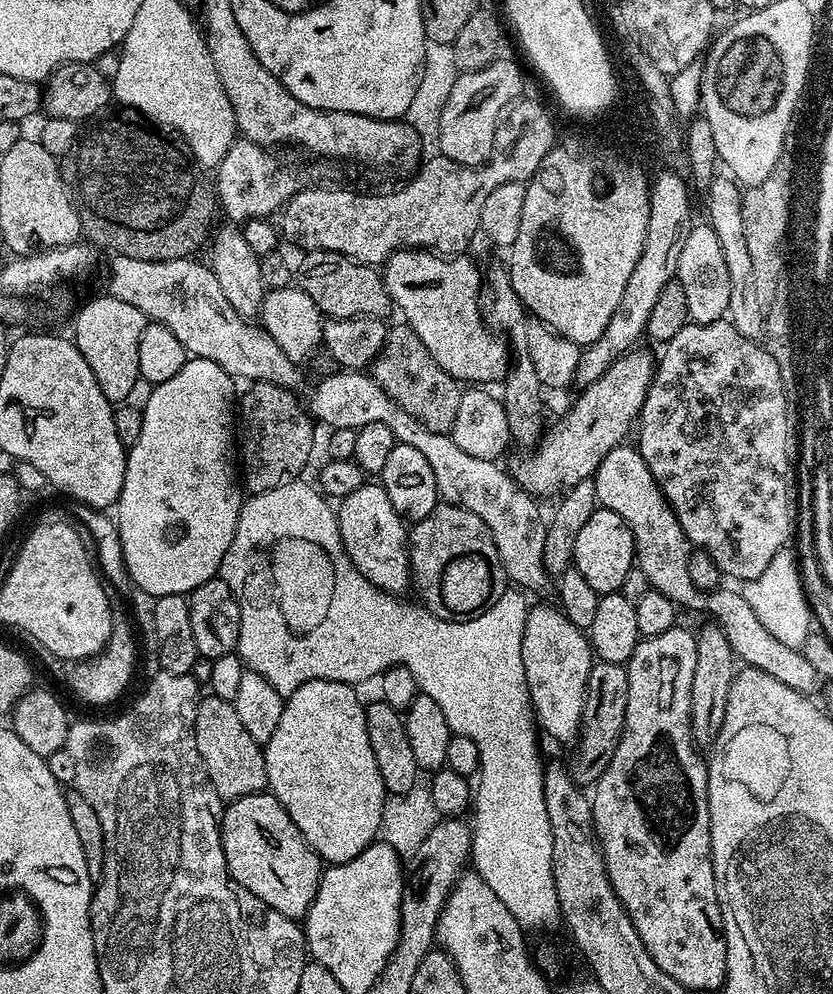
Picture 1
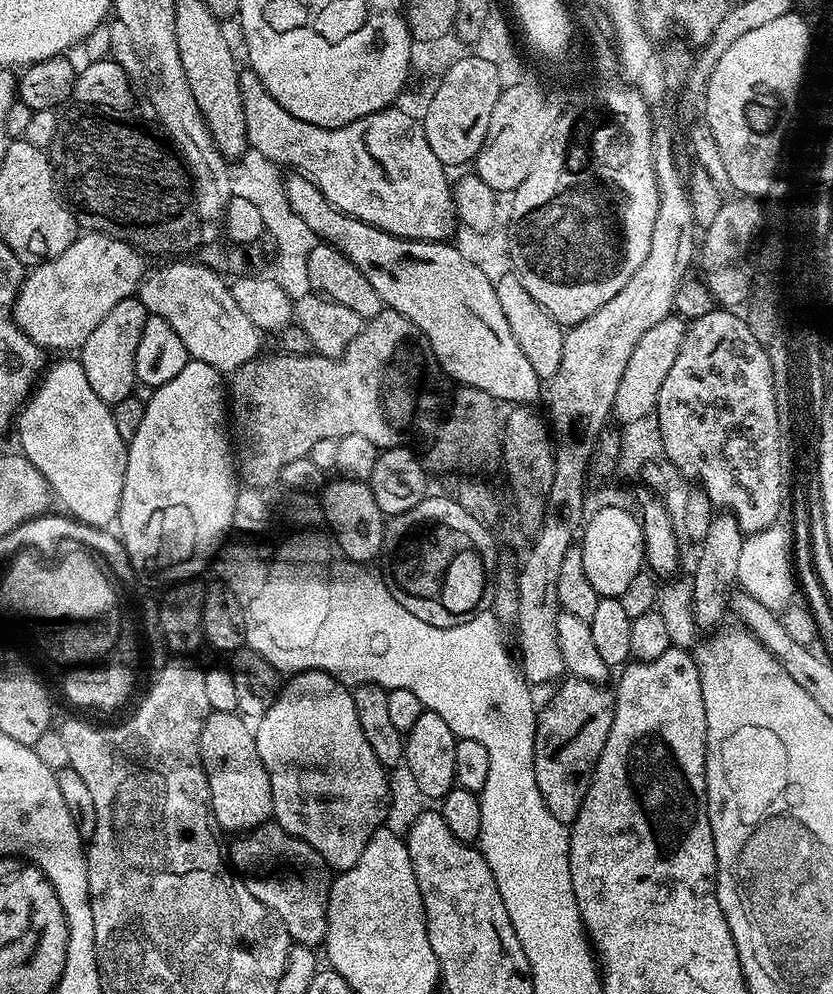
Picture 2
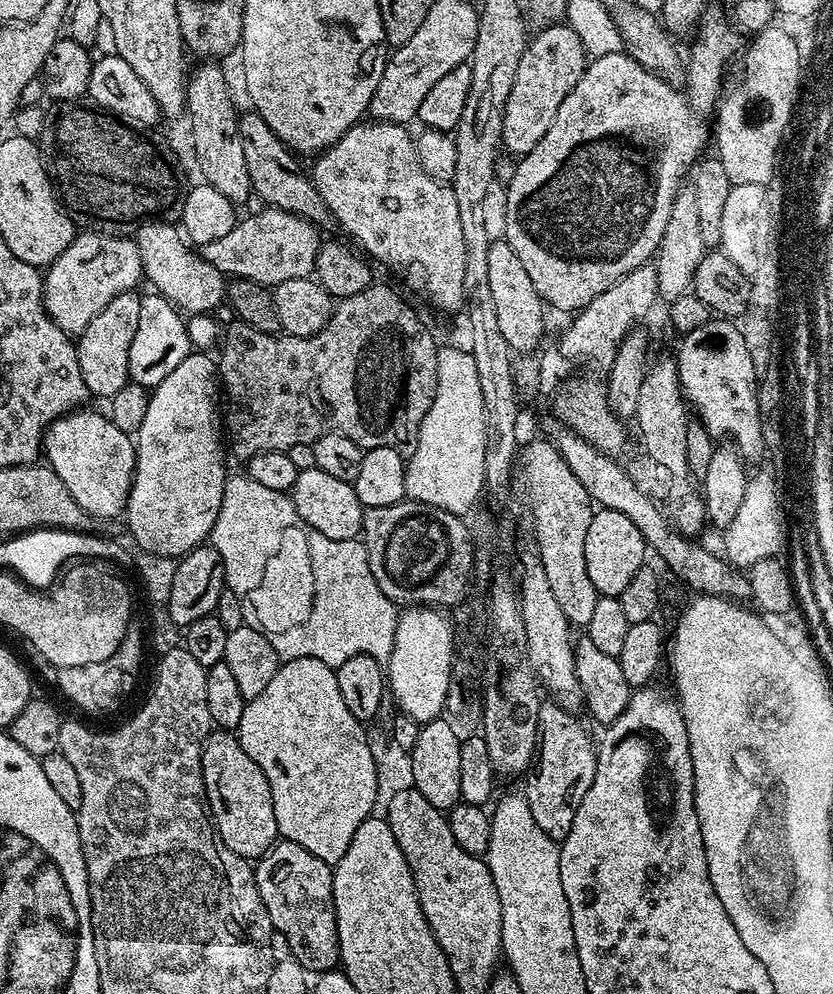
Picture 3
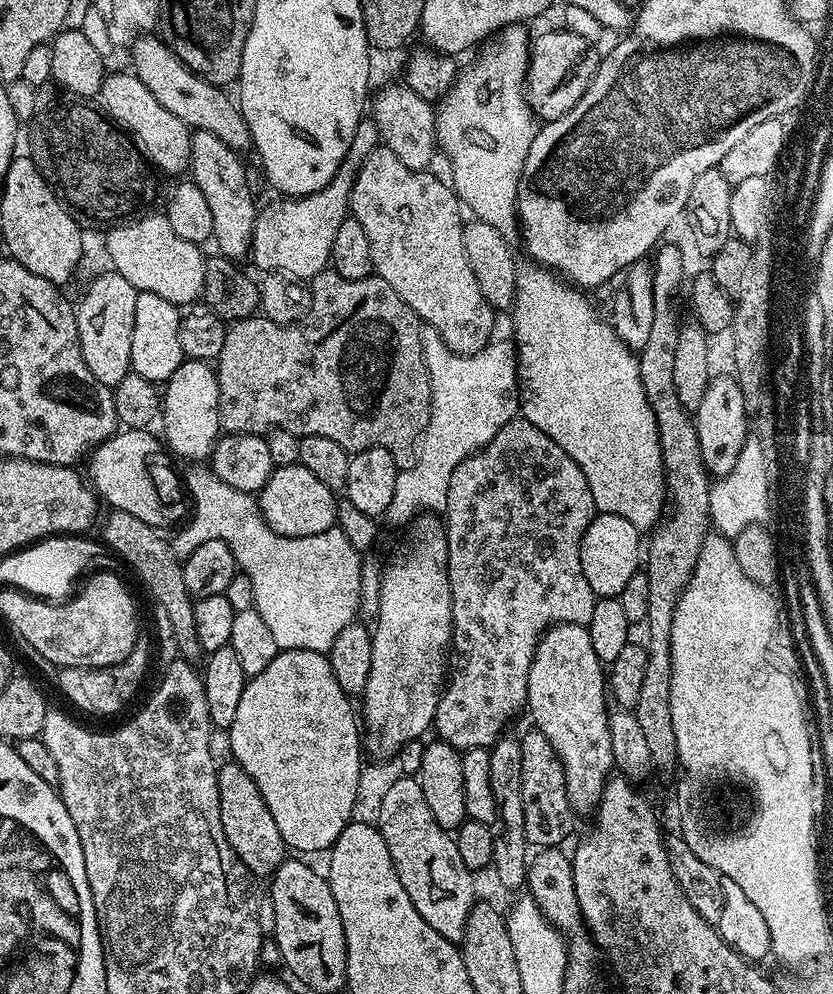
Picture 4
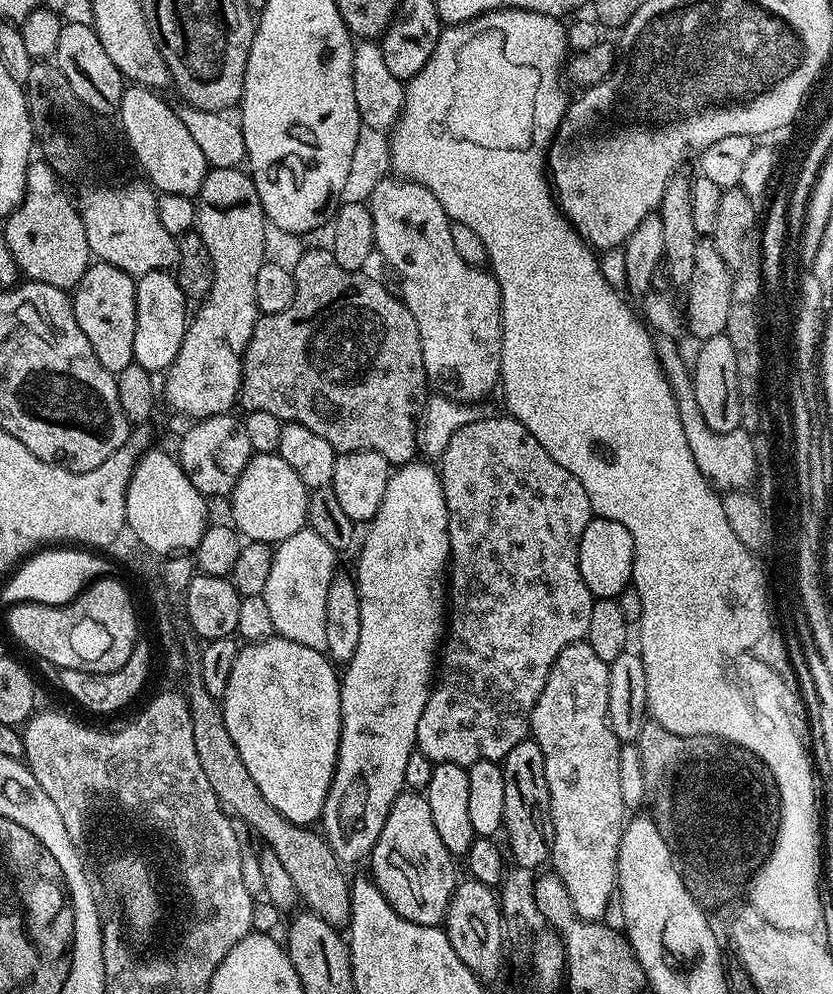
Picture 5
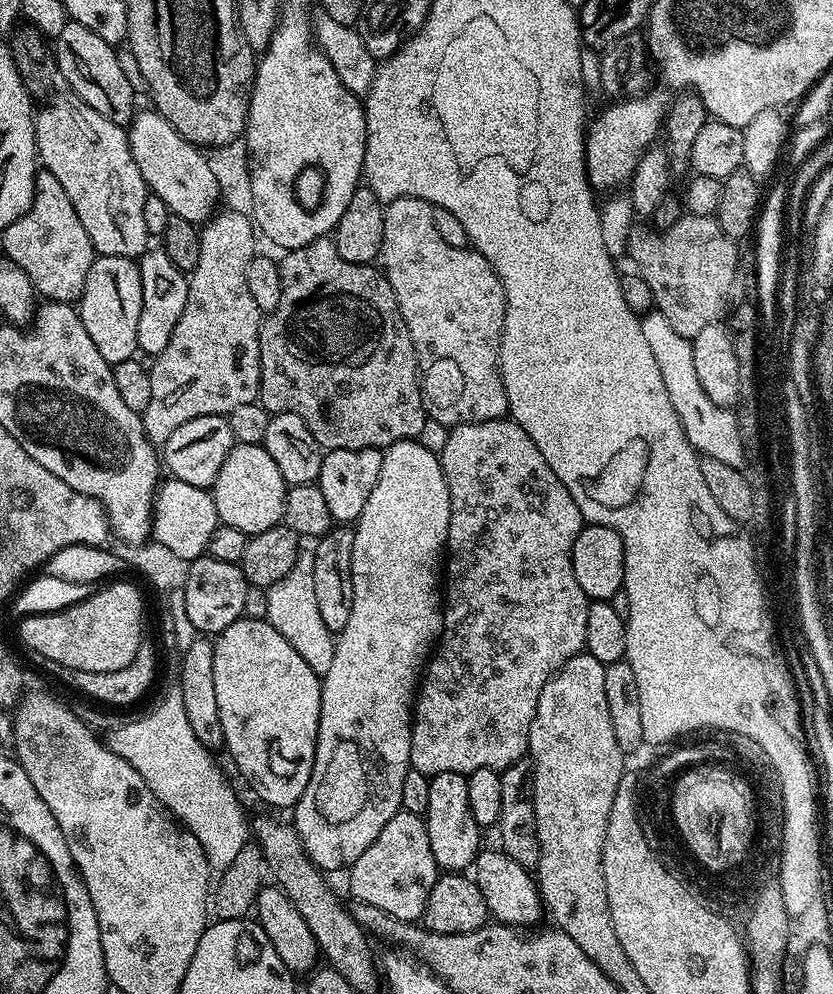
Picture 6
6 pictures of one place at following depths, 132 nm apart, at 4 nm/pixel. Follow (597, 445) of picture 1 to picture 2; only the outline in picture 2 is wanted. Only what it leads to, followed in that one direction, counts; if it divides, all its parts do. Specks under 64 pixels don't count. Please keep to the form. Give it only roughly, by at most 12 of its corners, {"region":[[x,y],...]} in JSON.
{"region":[[662,318],[642,334],[612,416],[653,415],[688,324]]}

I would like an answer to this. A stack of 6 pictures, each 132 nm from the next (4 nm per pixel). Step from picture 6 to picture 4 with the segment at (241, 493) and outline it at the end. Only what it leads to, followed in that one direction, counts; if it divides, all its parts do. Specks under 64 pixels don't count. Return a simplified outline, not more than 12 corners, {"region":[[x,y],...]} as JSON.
{"region":[[300,463],[277,467],[258,494],[283,536],[337,527],[337,493]]}

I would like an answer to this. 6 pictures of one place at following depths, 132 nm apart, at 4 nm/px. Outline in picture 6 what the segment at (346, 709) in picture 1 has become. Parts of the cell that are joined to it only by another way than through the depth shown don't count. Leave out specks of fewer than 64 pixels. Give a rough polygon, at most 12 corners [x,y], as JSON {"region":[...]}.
{"region":[[267,619],[215,633],[224,748],[266,803],[314,770],[321,677]]}

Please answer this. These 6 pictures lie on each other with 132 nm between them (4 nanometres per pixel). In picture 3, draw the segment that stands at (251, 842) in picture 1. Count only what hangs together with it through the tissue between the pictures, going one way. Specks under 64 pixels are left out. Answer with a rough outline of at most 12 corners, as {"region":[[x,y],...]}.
{"region":[[286,839],[254,864],[292,959],[340,964],[333,865]]}

